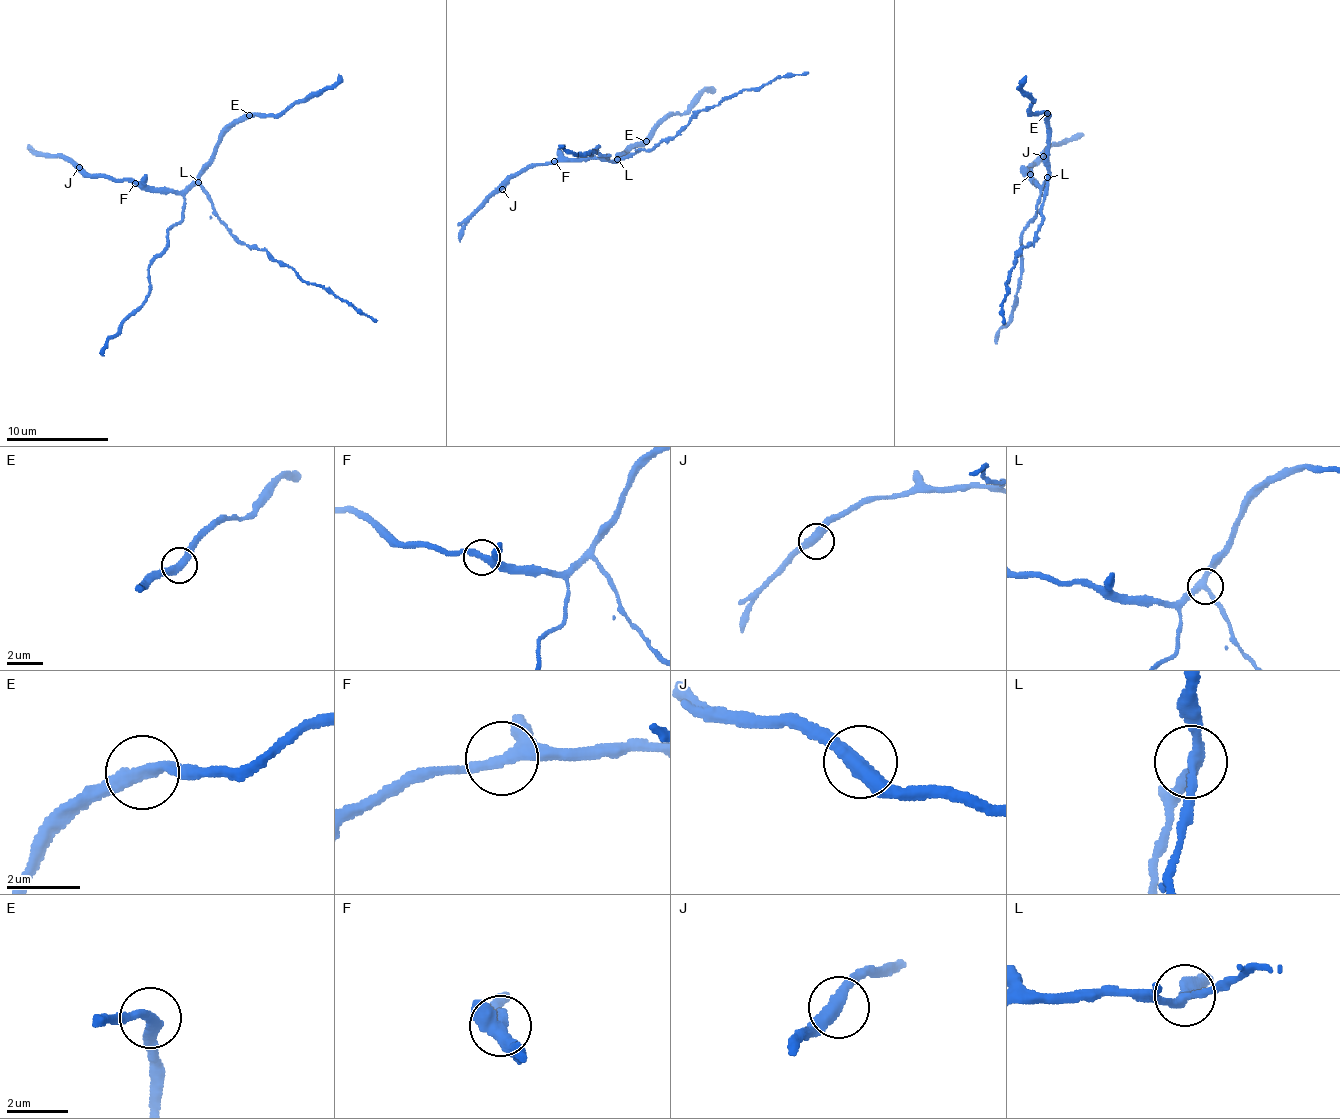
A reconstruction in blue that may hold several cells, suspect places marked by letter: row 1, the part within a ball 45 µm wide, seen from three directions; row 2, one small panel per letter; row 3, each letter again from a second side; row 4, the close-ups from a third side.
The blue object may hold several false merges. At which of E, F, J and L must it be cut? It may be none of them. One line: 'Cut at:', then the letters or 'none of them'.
Cut at: L

